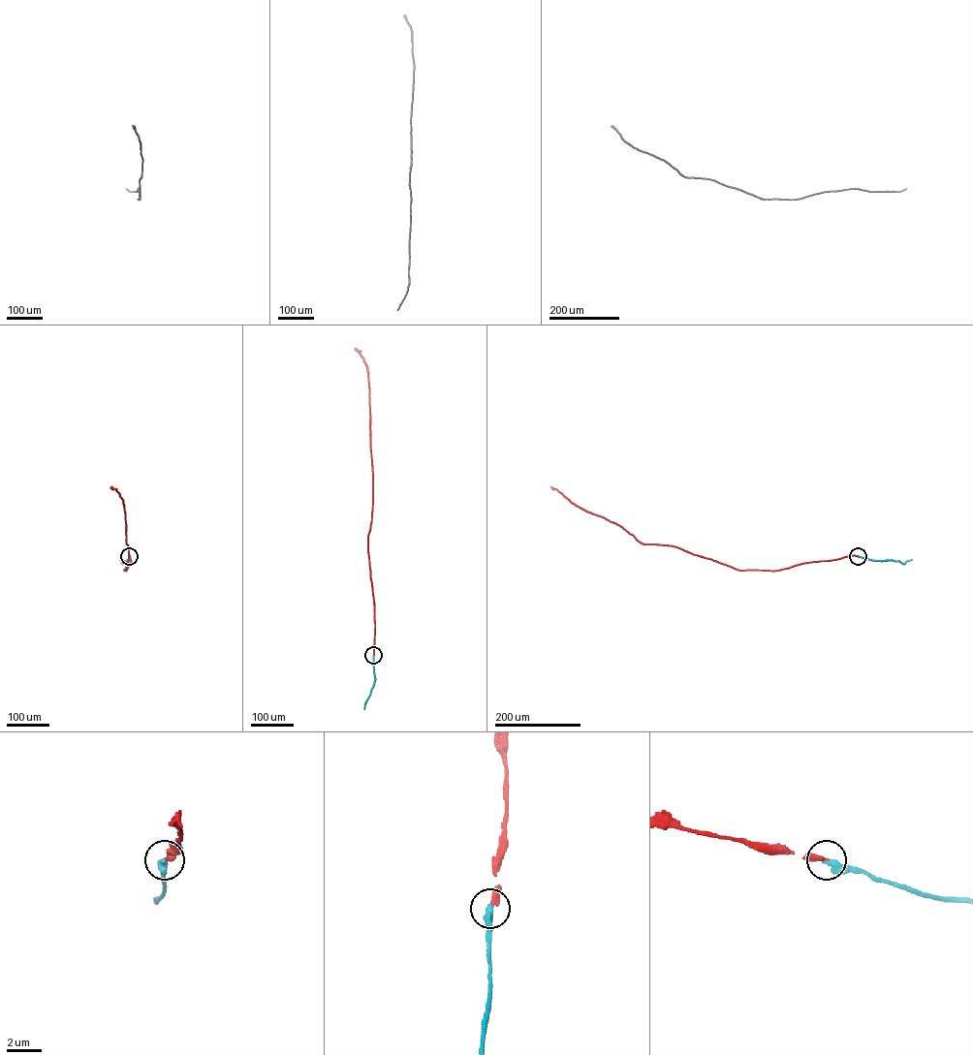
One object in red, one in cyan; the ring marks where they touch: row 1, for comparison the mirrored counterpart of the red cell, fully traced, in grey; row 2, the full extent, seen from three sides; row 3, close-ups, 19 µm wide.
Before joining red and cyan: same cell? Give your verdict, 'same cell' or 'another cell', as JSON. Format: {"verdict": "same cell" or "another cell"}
{"verdict": "another cell"}

